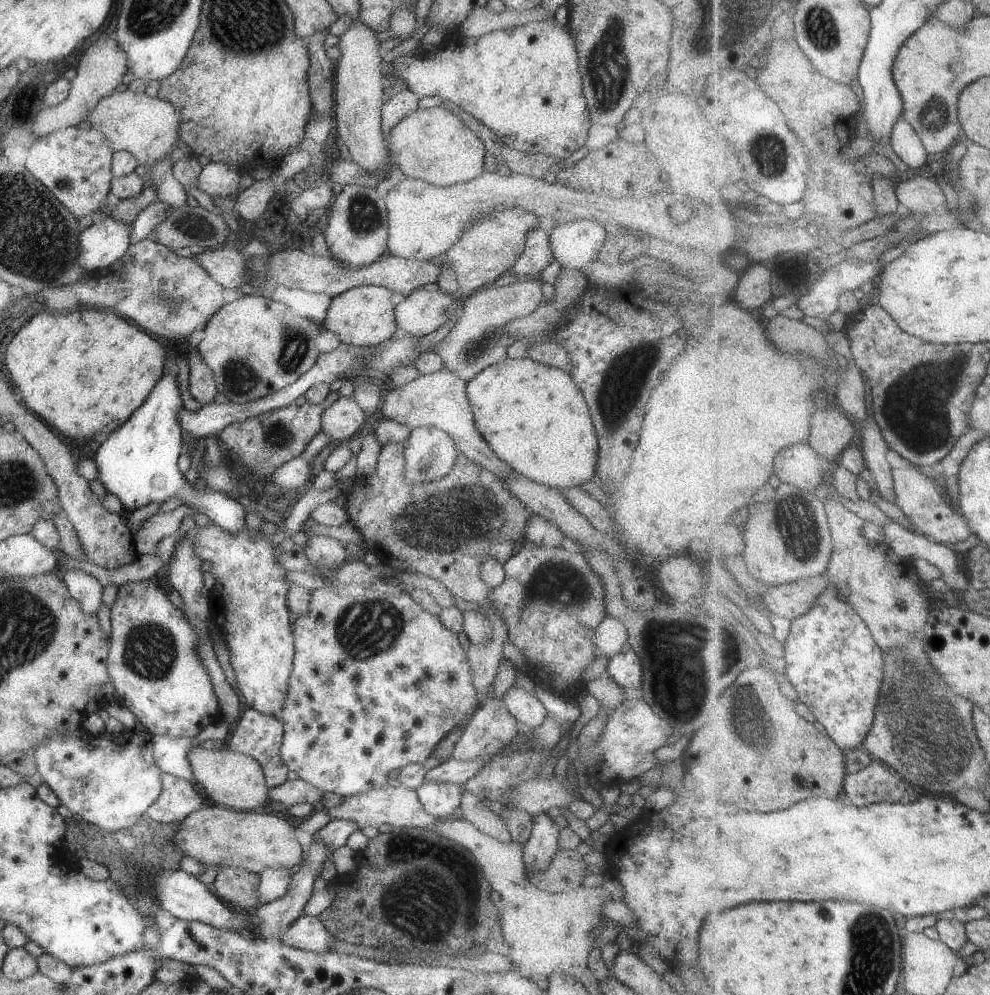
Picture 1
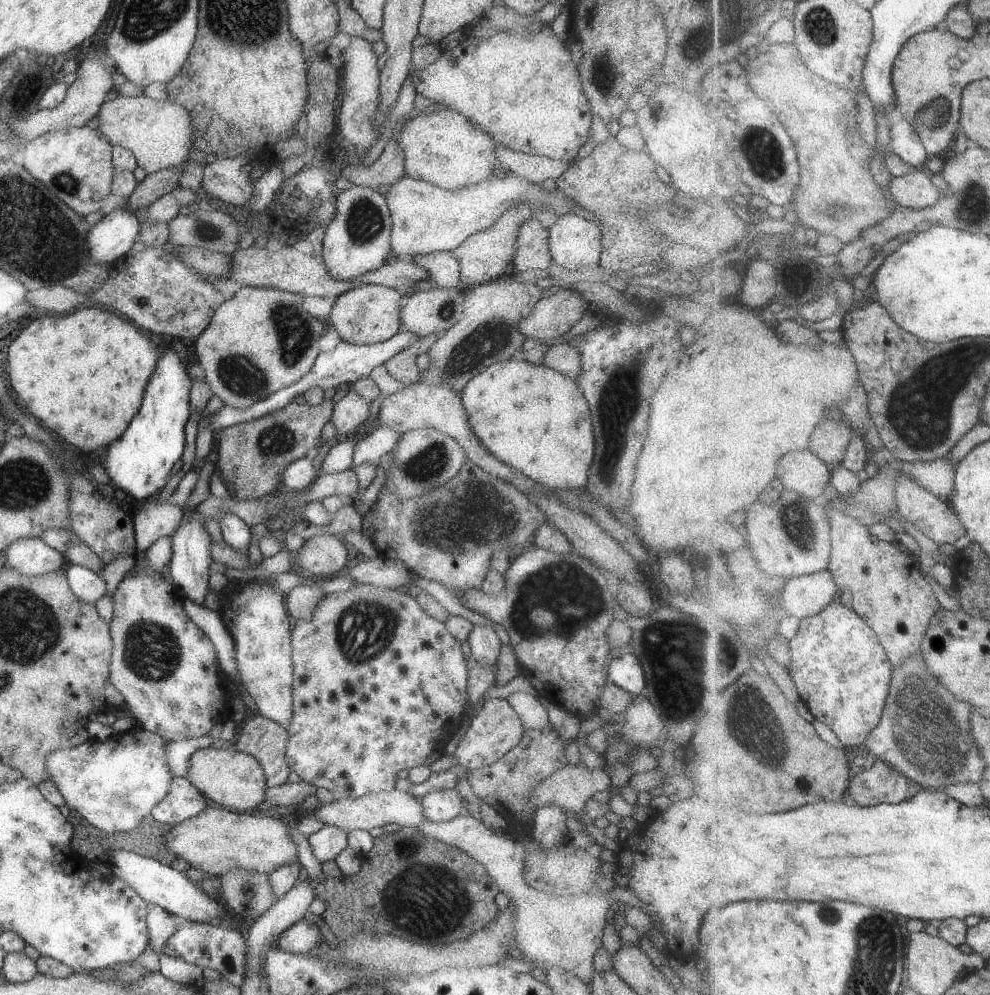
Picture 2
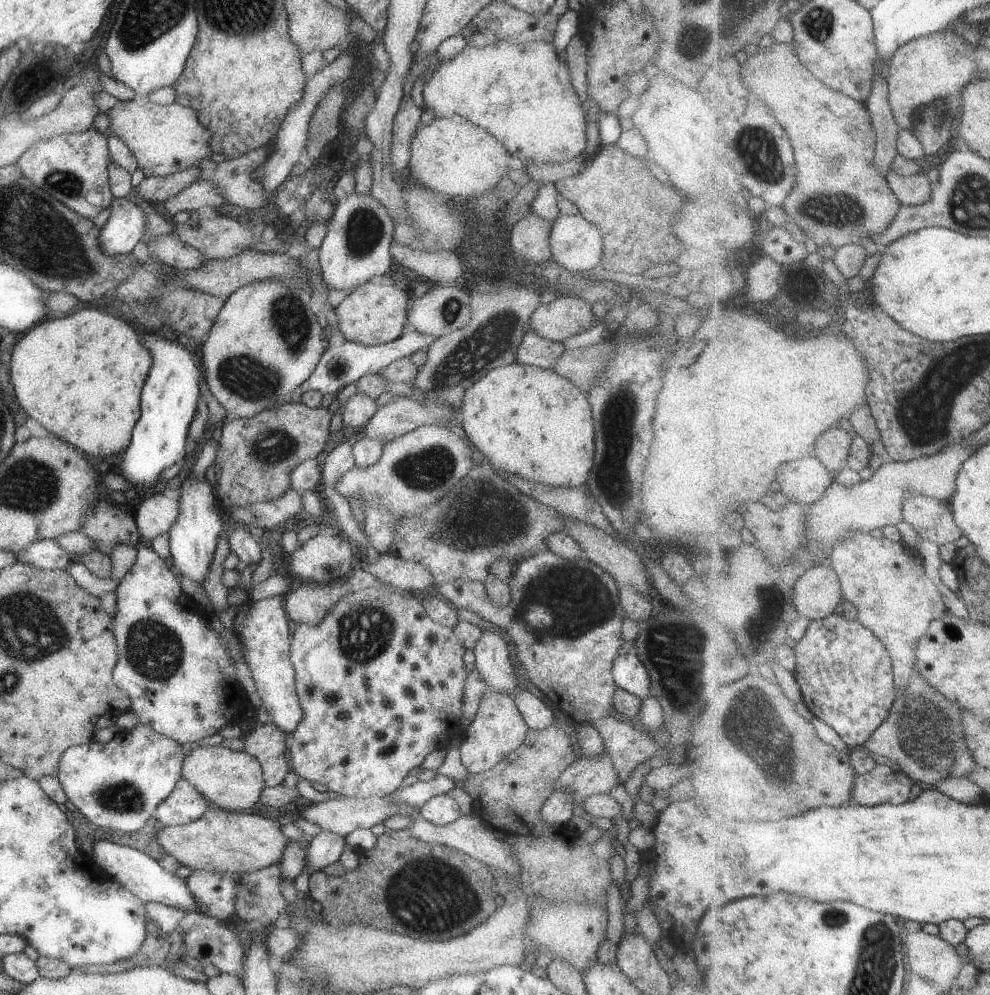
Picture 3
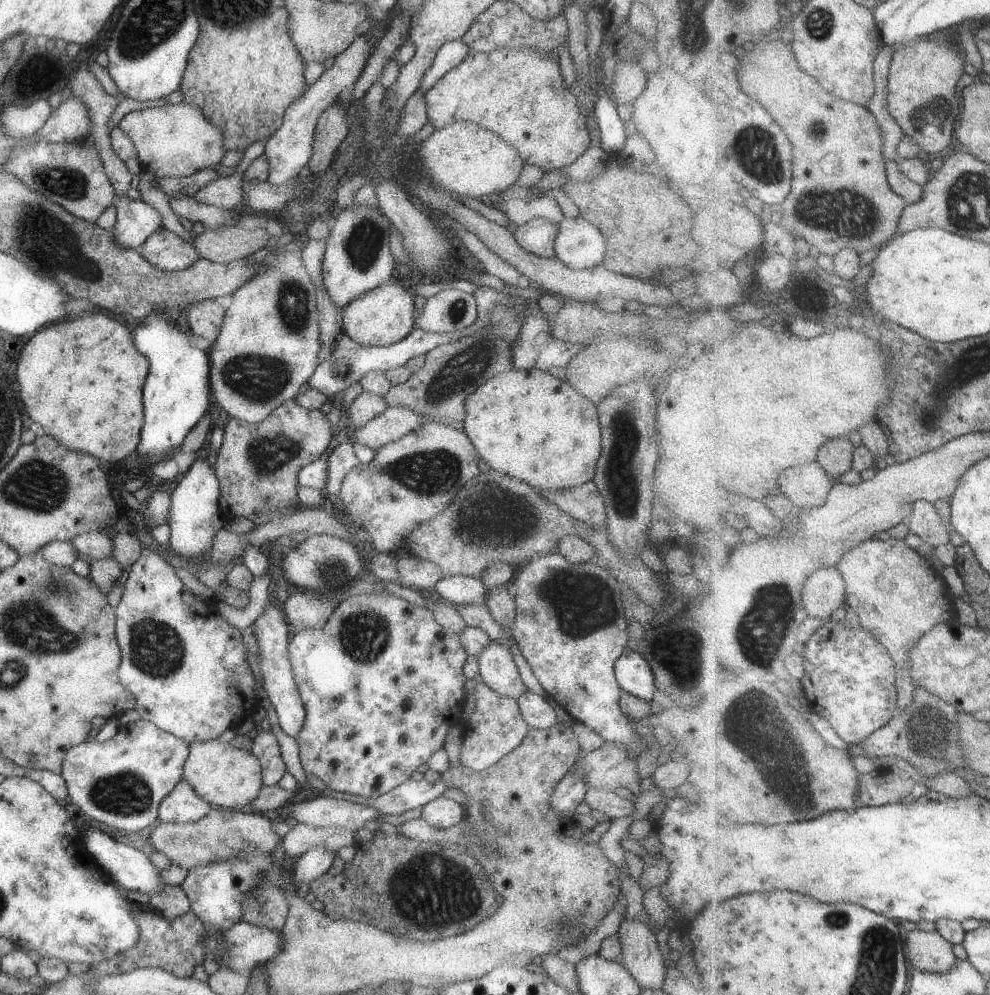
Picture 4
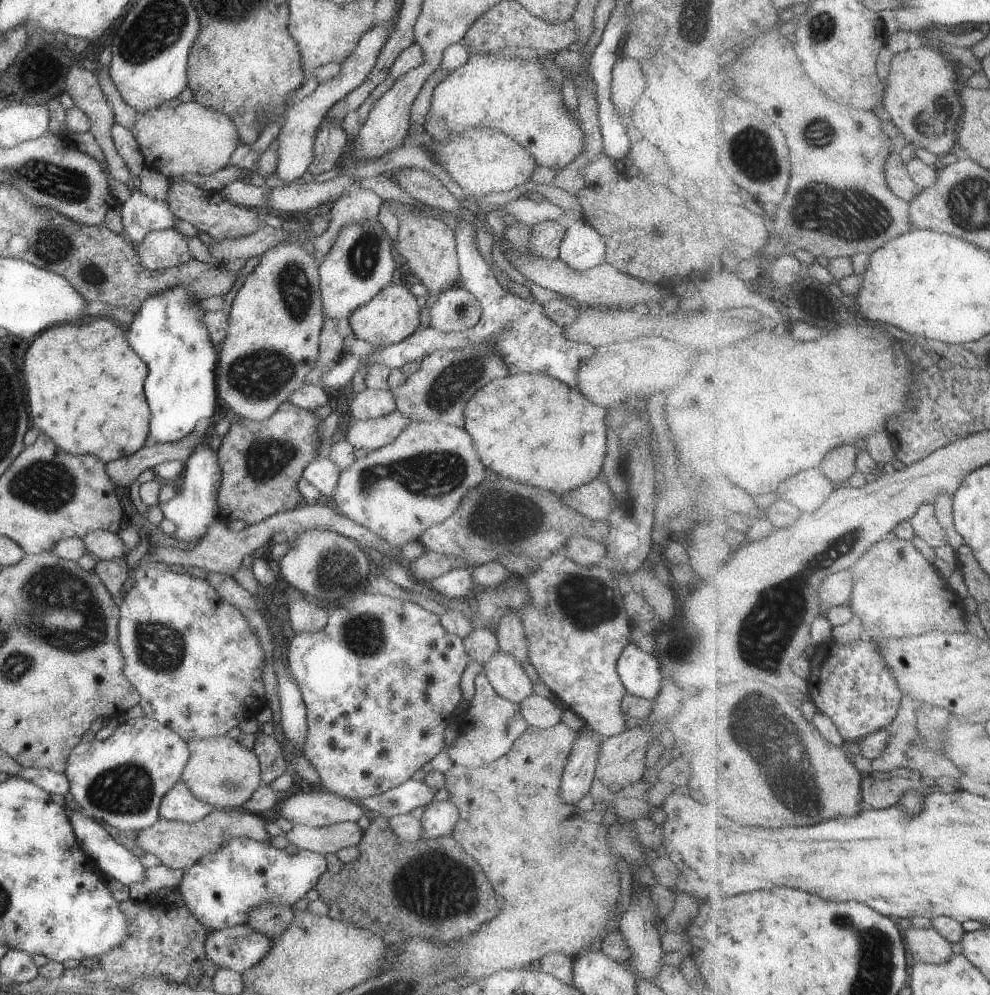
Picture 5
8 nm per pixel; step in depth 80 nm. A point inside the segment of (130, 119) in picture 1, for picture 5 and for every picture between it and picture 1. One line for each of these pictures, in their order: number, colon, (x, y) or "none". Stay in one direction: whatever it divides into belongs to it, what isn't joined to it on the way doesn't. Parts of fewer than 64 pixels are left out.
2: (158, 134)
3: (165, 139)
4: (176, 140)
5: (192, 139)

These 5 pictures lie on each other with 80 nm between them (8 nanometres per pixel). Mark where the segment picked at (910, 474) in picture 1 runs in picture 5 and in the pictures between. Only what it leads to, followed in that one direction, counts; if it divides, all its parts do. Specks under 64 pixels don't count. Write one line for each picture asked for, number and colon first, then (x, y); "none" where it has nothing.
2: (935, 517)
3: (933, 520)
4: (925, 521)
5: (925, 522)

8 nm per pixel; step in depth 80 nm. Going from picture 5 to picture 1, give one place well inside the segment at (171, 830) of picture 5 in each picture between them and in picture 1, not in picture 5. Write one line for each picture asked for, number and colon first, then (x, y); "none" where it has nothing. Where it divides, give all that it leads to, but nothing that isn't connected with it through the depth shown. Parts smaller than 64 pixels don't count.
1: (214, 835)
2: (215, 841)
3: (236, 841)
4: (221, 833)

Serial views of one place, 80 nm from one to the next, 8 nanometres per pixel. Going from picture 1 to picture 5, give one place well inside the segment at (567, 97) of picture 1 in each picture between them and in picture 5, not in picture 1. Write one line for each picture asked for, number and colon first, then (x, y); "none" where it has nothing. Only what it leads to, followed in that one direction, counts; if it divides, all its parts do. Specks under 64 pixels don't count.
2: (523, 90)
3: (520, 94)
4: (519, 94)
5: (514, 96)

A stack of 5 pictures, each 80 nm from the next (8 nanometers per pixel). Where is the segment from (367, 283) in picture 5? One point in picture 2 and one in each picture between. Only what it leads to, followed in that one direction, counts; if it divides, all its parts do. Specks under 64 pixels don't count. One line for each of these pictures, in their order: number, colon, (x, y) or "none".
2: (357, 240)
3: (355, 247)
4: (356, 259)

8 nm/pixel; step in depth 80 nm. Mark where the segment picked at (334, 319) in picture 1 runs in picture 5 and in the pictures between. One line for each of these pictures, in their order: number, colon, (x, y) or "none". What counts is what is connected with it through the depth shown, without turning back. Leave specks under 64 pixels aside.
2: (367, 314)
3: (371, 314)
4: (383, 315)
5: (392, 314)

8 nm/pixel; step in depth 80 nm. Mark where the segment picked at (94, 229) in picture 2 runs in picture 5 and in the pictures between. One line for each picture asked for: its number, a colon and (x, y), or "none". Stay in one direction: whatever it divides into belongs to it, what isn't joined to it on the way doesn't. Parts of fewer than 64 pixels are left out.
3: (125, 225)
4: (135, 220)
5: (140, 214)

